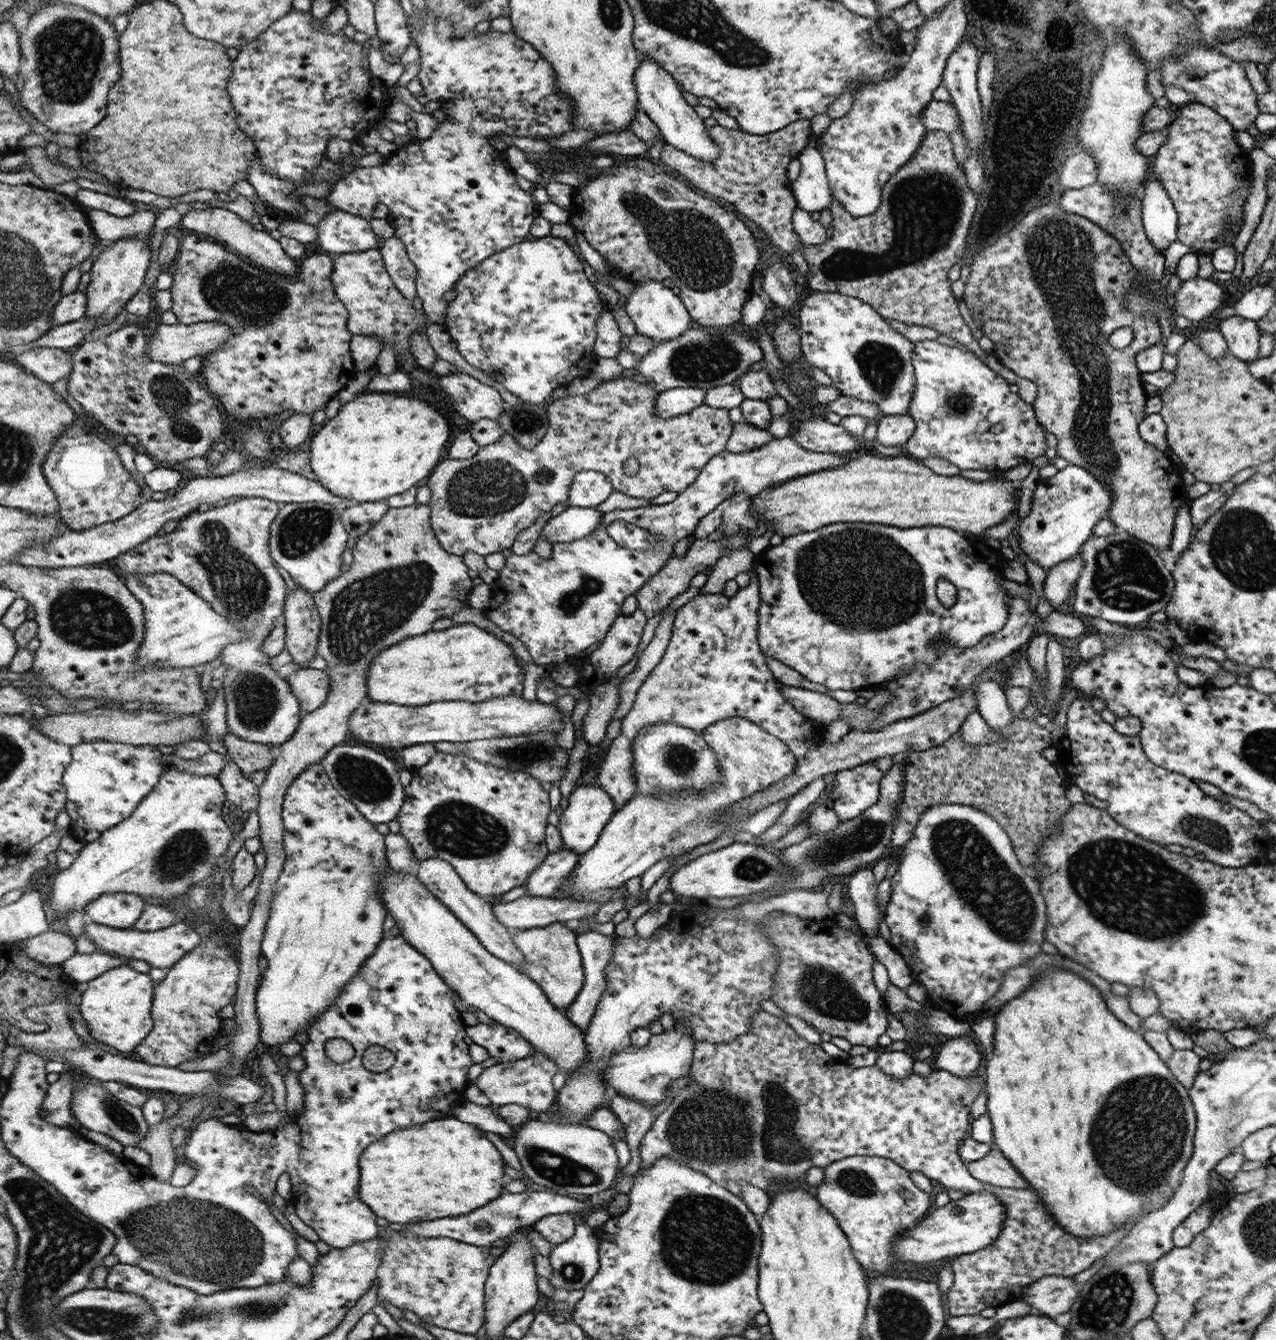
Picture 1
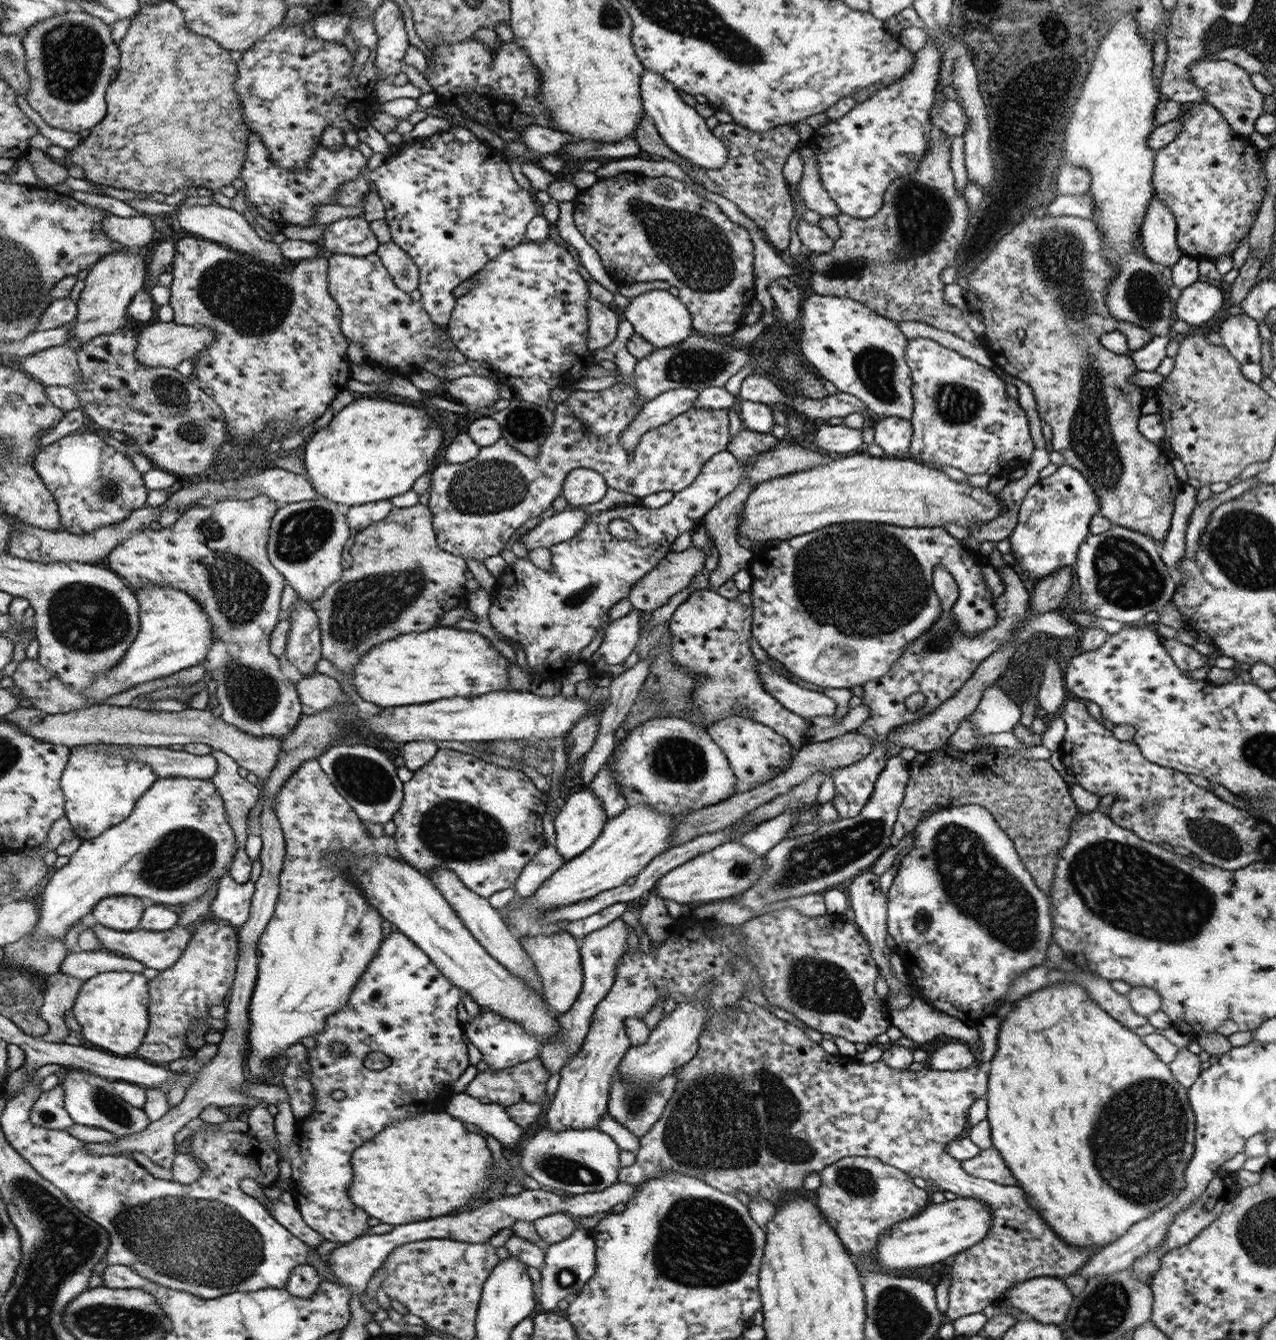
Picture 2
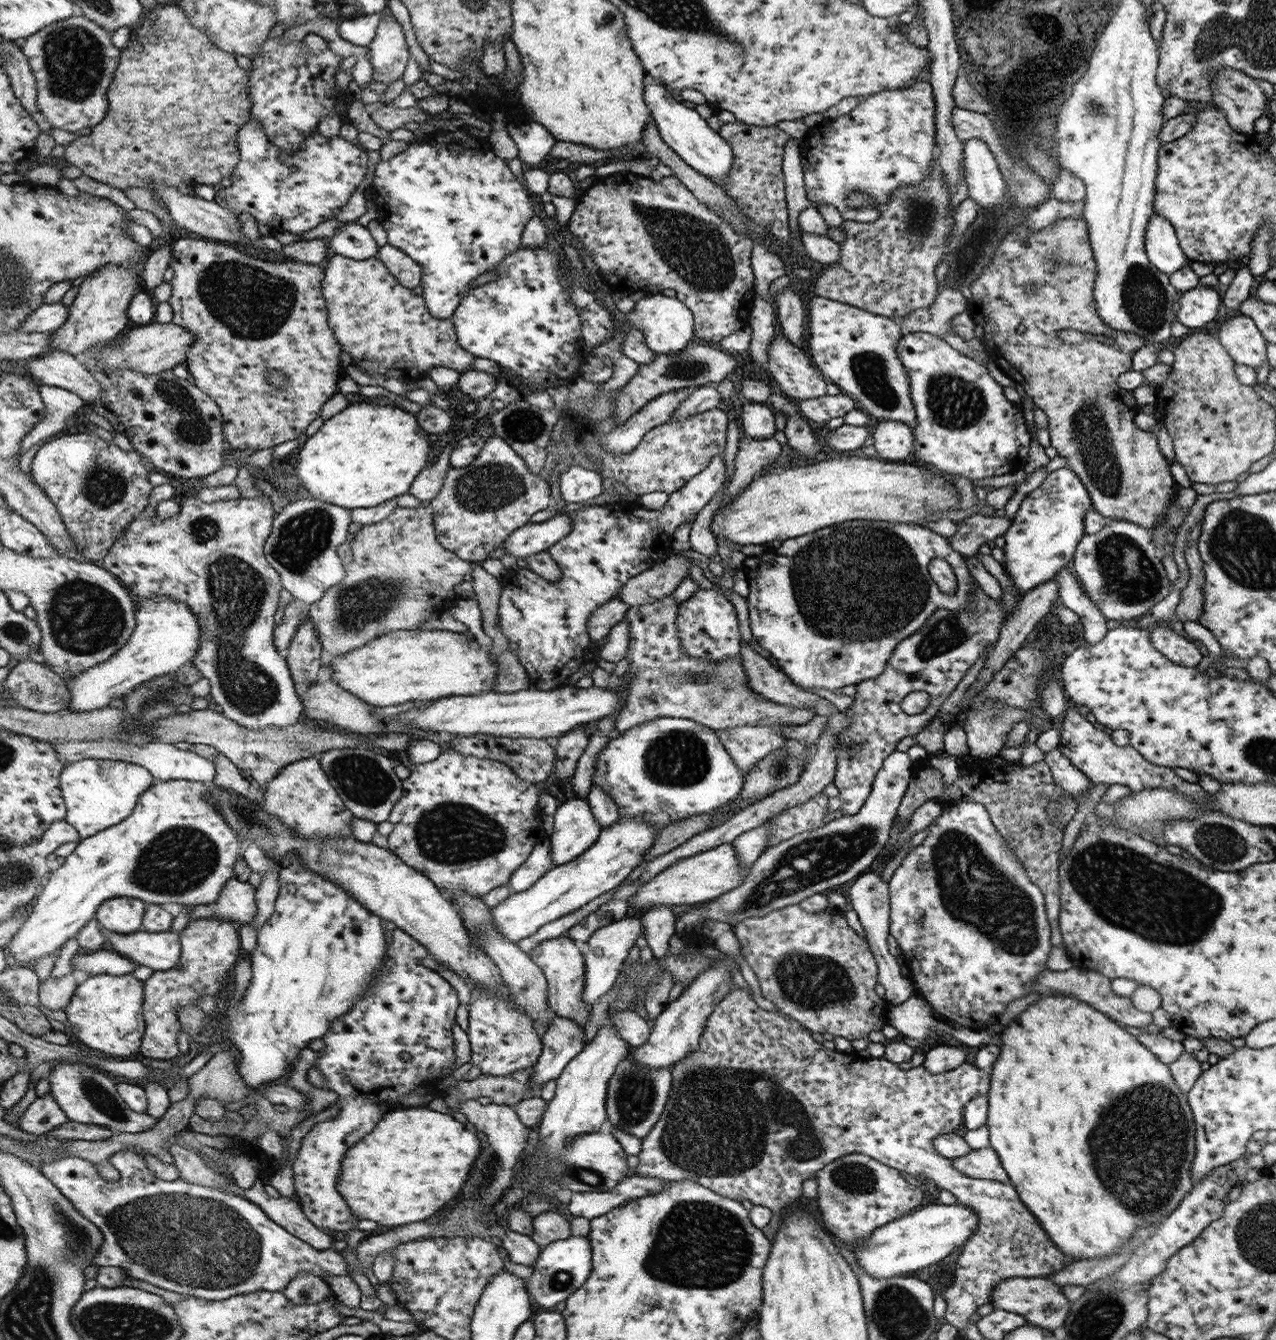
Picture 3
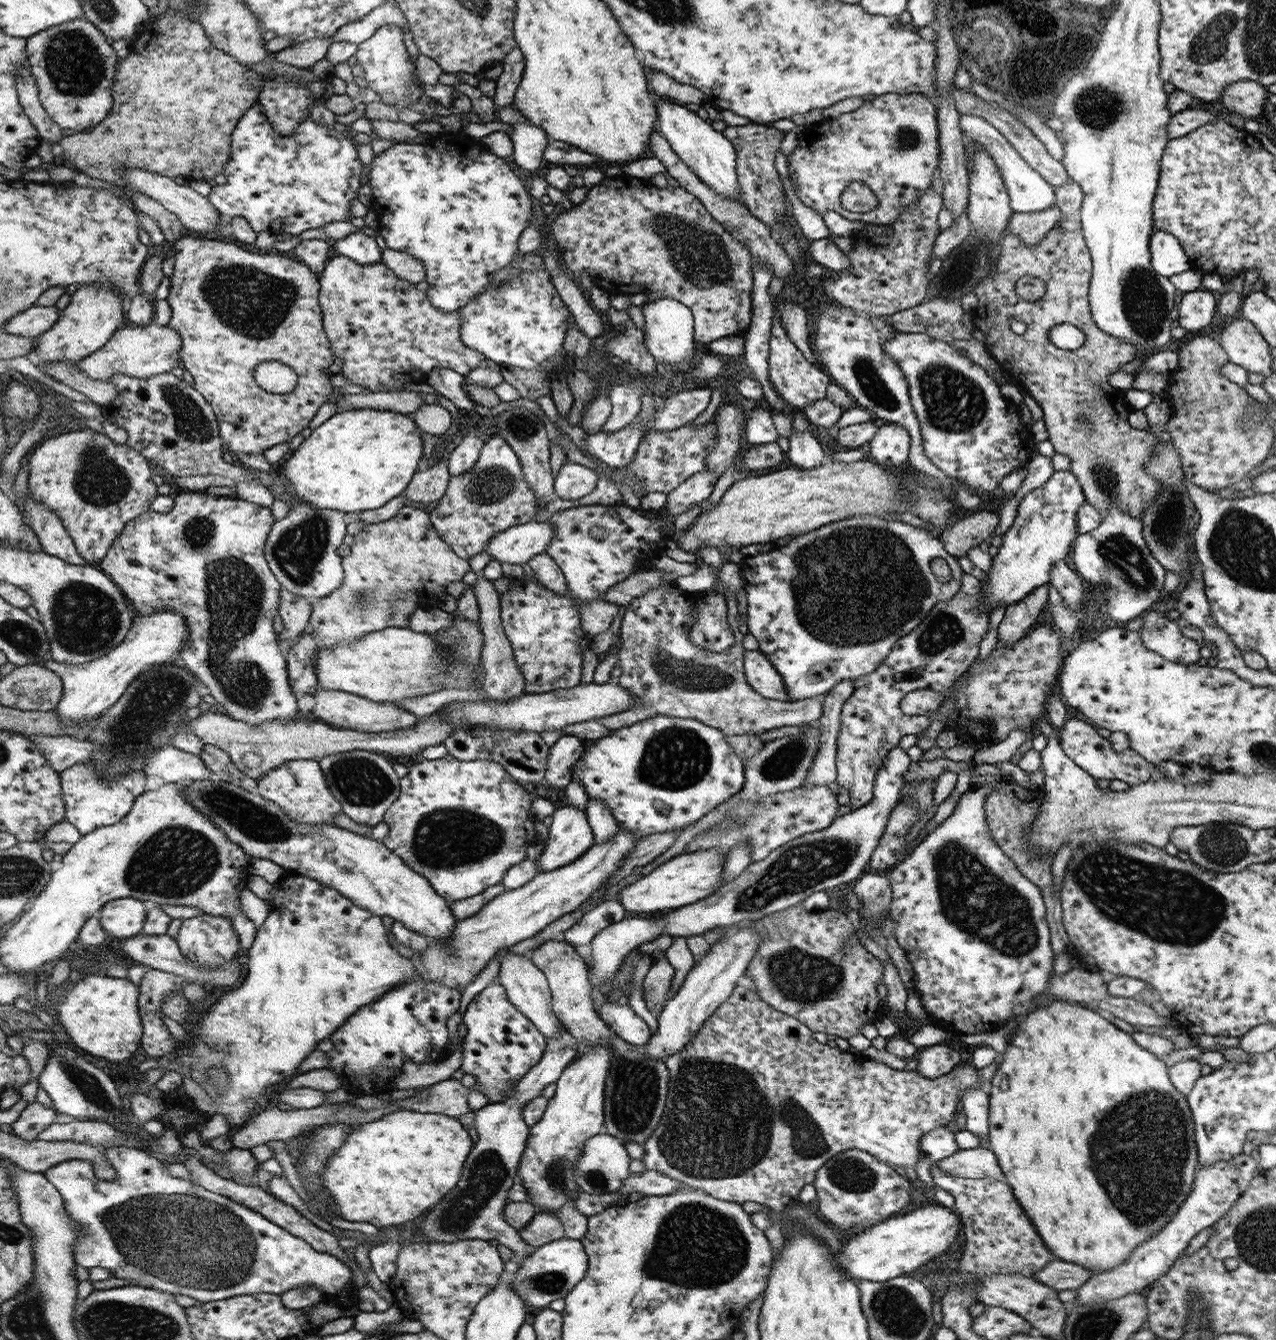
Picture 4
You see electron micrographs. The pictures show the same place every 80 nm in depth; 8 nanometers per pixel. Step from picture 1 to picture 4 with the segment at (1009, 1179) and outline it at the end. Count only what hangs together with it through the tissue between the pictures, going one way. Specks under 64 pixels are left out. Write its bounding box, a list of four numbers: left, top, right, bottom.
[936,1147,1006,1180]

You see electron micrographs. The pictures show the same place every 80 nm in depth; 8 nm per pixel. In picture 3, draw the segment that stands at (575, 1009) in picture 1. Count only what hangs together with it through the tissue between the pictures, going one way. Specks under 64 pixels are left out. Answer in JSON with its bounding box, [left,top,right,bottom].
[531,917,645,1092]

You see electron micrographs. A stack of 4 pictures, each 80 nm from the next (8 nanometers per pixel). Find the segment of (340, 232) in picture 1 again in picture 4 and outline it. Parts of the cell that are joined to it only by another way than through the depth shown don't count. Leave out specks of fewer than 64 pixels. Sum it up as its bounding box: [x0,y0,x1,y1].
[335,231,381,265]

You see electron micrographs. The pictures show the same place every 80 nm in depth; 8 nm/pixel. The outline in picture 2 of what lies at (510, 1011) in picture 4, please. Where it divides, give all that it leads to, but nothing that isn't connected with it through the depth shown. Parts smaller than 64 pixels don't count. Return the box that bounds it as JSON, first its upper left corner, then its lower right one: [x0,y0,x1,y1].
[466,1007,541,1069]

